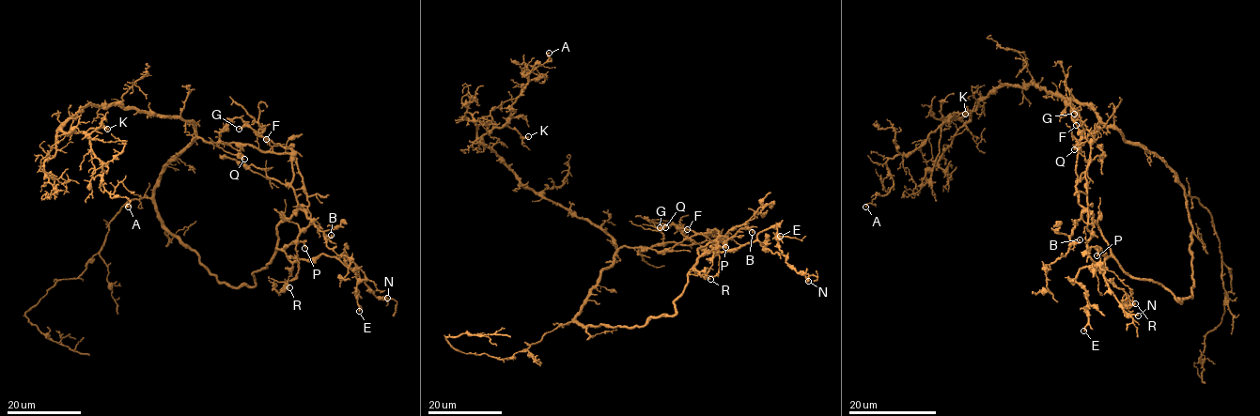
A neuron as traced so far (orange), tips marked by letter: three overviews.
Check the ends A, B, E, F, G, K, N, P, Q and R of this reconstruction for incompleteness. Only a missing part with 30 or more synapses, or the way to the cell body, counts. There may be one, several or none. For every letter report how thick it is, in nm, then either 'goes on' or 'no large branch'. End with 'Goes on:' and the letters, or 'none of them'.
A: calibre 170 nm; no large branch
B: calibre 220 nm; no large branch
E: calibre 240 nm; no large branch
F: calibre 240 nm; no large branch
G: calibre 190 nm; no large branch
K: calibre 280 nm; no large branch
N: calibre 240 nm; no large branch
P: calibre 180 nm; no large branch
Q: calibre 260 nm; no large branch
R: calibre 140 nm; no large branch
Goes on: none of them

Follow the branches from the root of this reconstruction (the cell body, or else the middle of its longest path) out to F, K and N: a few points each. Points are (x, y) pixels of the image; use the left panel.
F: (193, 140), (241, 143), (271, 152), (272, 147), (261, 135), (262, 130), (259, 134), (266, 139)
K: (193, 140), (195, 128), (191, 122), (117, 105), (85, 105), (62, 126), (65, 132), (107, 129)
N: (193, 140), (291, 154), (310, 214), (297, 256), (344, 255), (374, 294), (387, 298)

